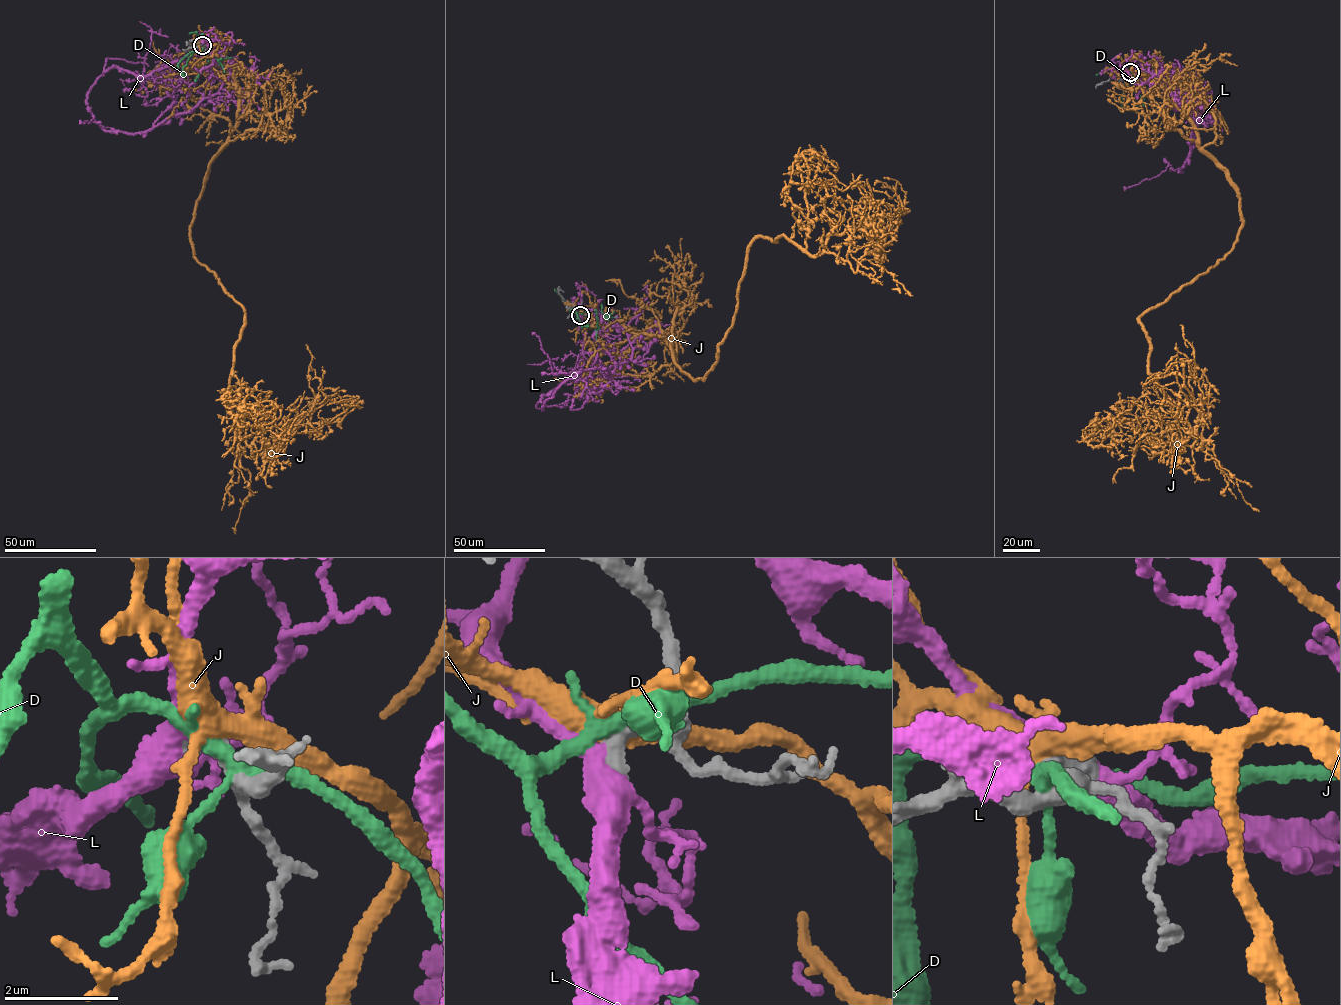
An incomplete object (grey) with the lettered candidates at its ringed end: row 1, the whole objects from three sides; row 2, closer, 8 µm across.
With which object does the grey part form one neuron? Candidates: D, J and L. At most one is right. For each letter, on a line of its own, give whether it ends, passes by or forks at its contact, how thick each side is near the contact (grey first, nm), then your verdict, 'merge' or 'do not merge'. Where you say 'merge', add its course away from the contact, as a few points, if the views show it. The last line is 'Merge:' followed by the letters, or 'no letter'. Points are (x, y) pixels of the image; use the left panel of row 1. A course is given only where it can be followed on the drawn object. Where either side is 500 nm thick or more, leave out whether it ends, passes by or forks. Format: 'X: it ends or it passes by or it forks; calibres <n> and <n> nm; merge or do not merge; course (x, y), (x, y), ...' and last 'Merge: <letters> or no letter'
D: it forks; calibres 340 and 240 nm; do not merge
J: it forks; calibres 360 and 400 nm; do not merge
L: it forks; calibres 440 and 300 nm; merge; course (202, 45), (182, 60), (207, 75), (203, 99), (189, 111), (133, 133), (80, 120)
Merge: L

